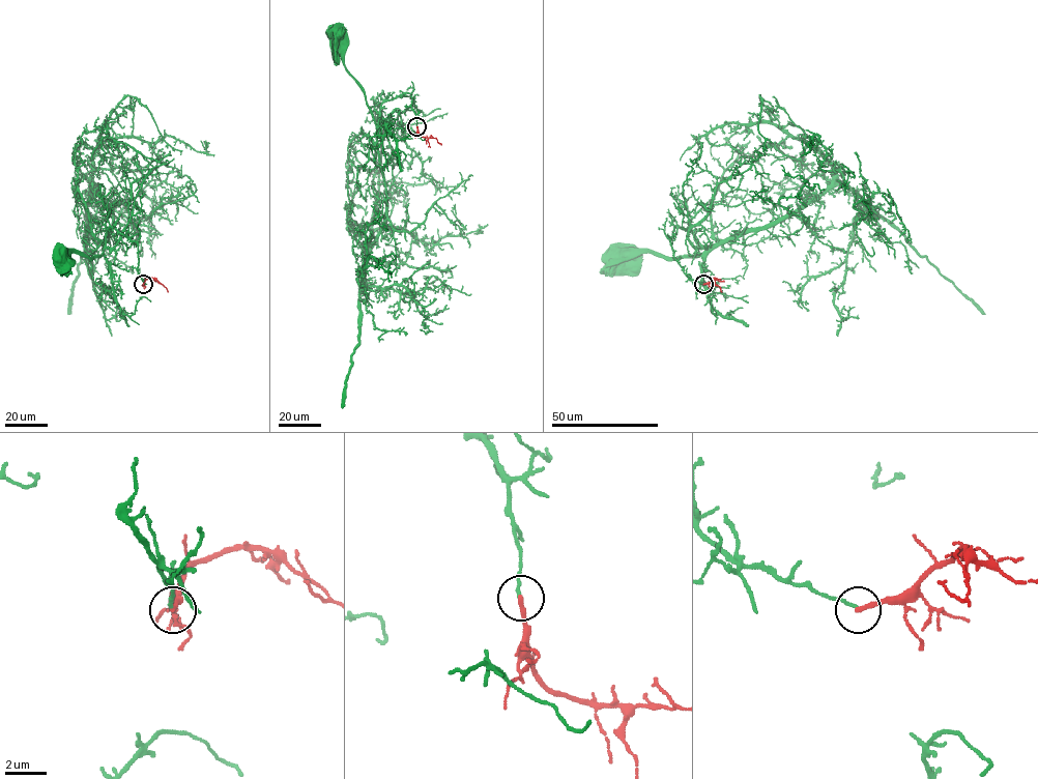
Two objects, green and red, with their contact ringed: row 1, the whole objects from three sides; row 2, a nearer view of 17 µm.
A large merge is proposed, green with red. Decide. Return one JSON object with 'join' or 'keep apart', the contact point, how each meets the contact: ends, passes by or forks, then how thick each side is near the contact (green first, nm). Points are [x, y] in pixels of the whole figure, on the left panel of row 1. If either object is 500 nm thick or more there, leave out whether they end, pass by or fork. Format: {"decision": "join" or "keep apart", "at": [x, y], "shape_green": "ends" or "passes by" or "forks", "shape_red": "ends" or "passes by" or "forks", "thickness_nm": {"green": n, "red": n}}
{"decision": "keep apart", "at": [143, 284], "shape_green": "ends", "shape_red": "ends", "thickness_nm": {"green": 130, "red": 240}}

